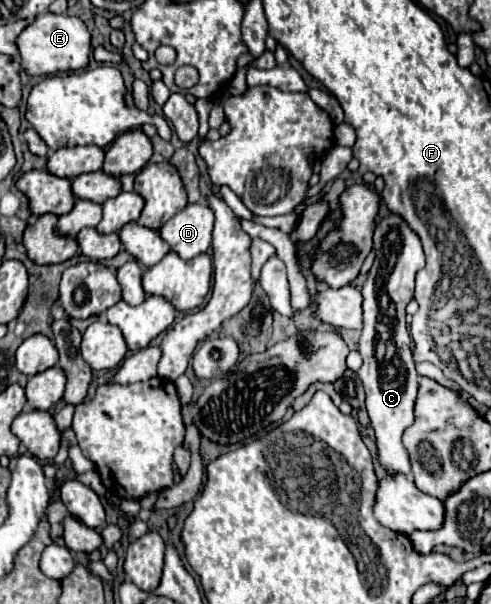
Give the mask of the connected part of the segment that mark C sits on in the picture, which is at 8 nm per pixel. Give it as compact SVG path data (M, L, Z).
M388 213L376 223L374 231L376 259L368 271L362 291L364 325L358 351L364 359L358 377L366 391L366 409L375 433L377 459L386 473L410 475L409 455L402 443L402 434L414 421L414 401L418 395L418 373L414 369L410 335L406 329L406 305L414 299L414 277L424 267L426 257L420 237L400 219Z

